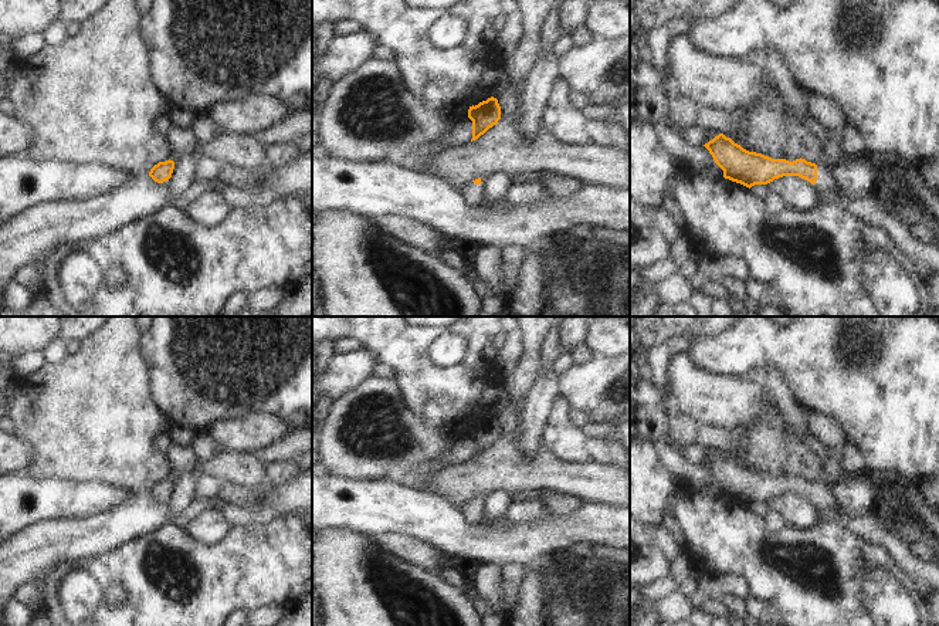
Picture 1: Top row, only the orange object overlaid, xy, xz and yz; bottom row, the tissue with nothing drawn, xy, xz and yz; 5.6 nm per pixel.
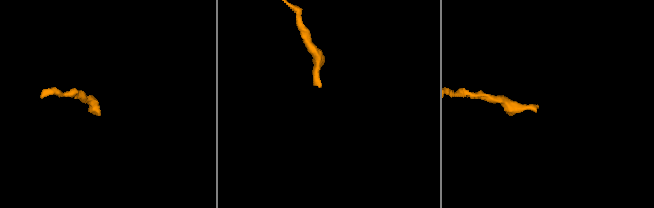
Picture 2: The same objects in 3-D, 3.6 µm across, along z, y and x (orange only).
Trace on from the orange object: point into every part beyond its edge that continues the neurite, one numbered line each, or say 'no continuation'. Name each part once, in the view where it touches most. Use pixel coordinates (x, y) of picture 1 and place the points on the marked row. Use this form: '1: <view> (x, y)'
1: yz (826, 182)

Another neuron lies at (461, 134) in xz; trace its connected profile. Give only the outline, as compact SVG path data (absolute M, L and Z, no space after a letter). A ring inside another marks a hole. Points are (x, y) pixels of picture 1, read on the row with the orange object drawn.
M462 115L458 123L452 128L452 131L440 138L440 143L444 148L461 146L470 143L472 139L472 121Z

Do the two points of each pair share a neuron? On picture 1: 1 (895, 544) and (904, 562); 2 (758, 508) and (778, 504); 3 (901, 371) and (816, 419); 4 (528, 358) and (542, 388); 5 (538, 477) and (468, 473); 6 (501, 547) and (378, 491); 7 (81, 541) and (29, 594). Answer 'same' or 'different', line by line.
1: same
2: different
3: different
4: different
5: same
6: same
7: different

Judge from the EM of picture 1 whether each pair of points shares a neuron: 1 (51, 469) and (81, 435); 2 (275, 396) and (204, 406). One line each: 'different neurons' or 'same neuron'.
1: same neuron
2: same neuron

